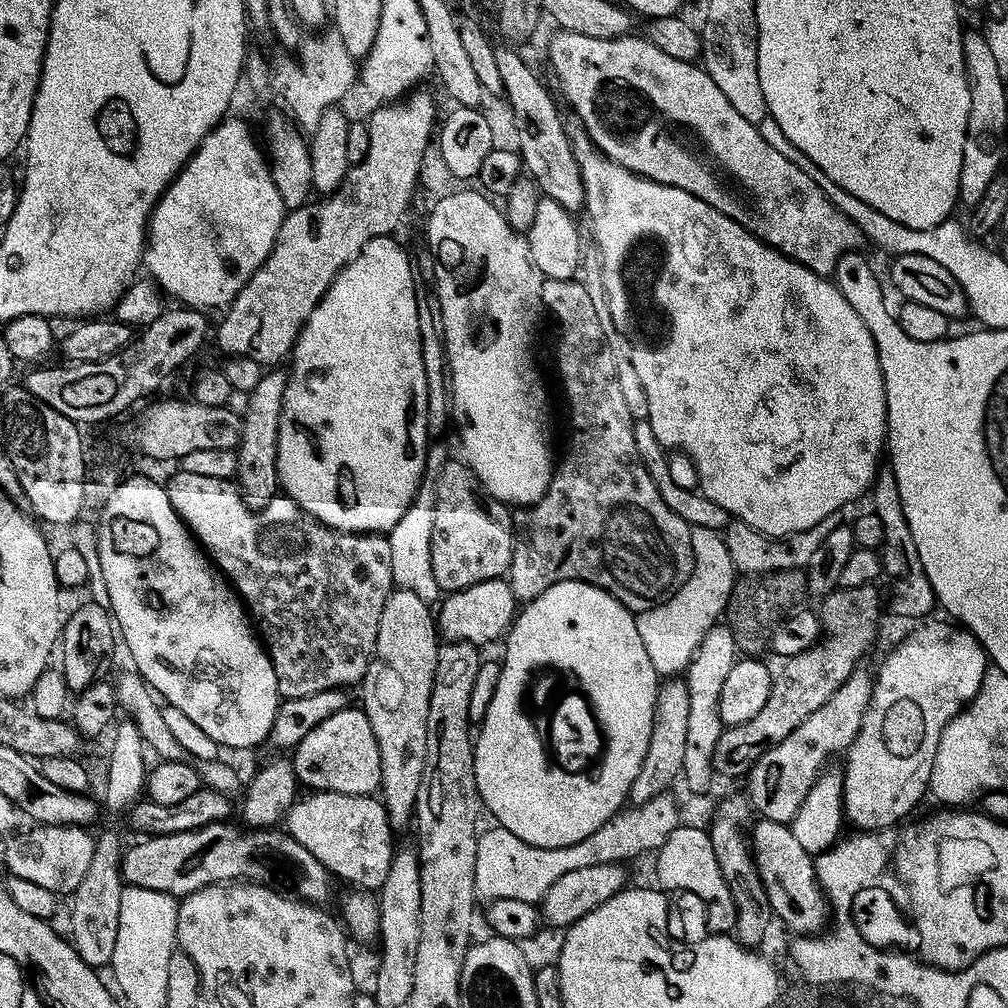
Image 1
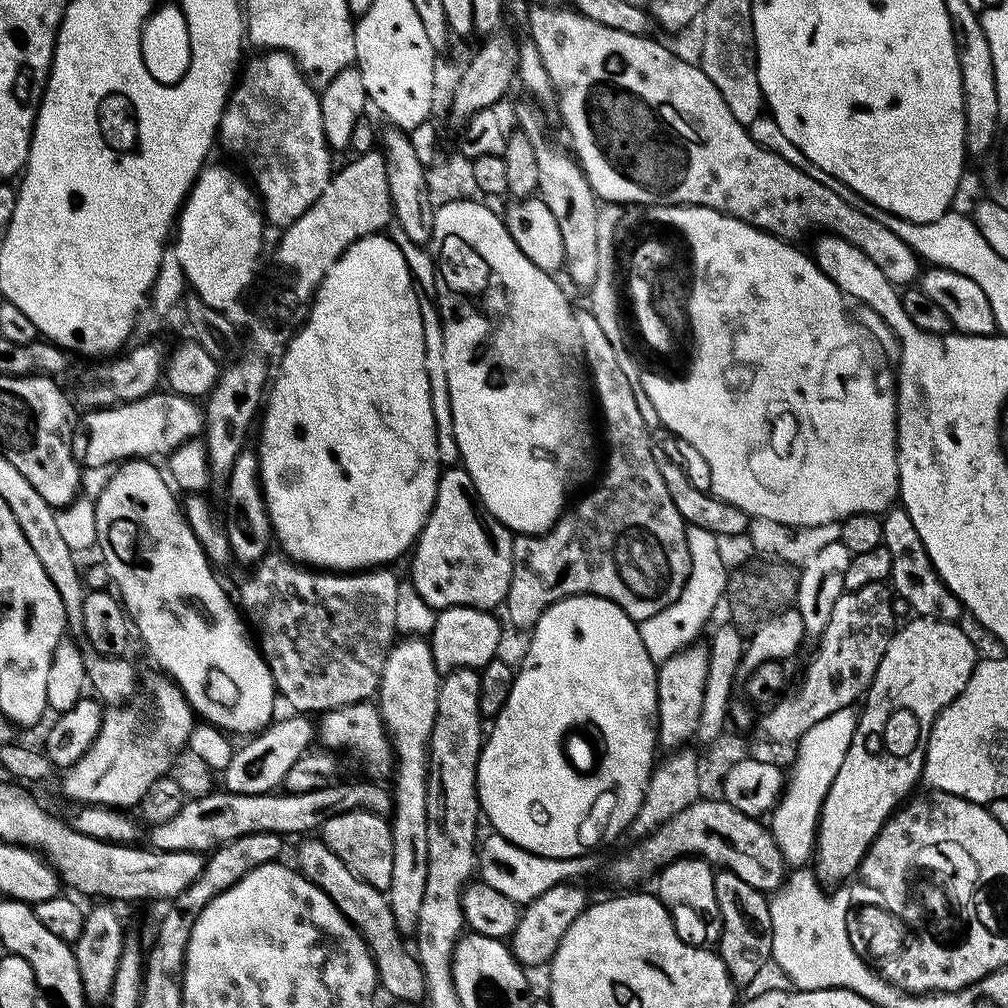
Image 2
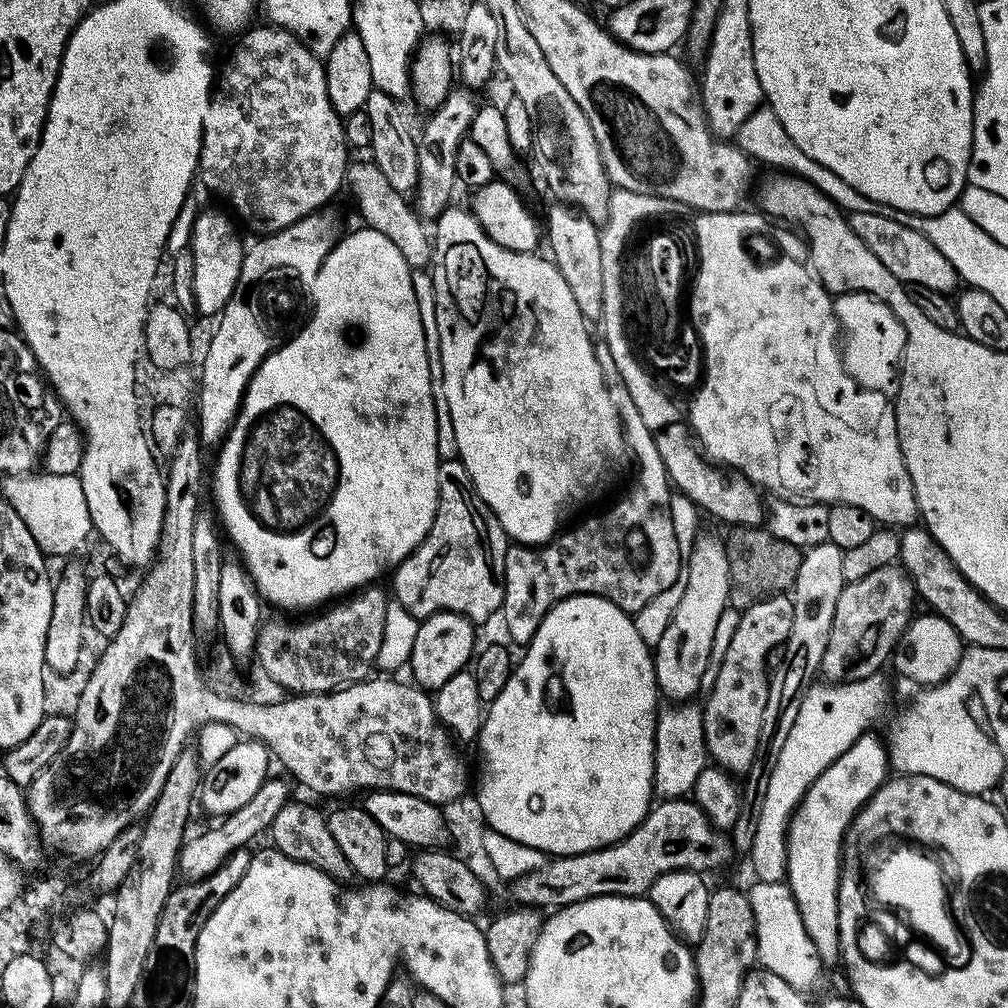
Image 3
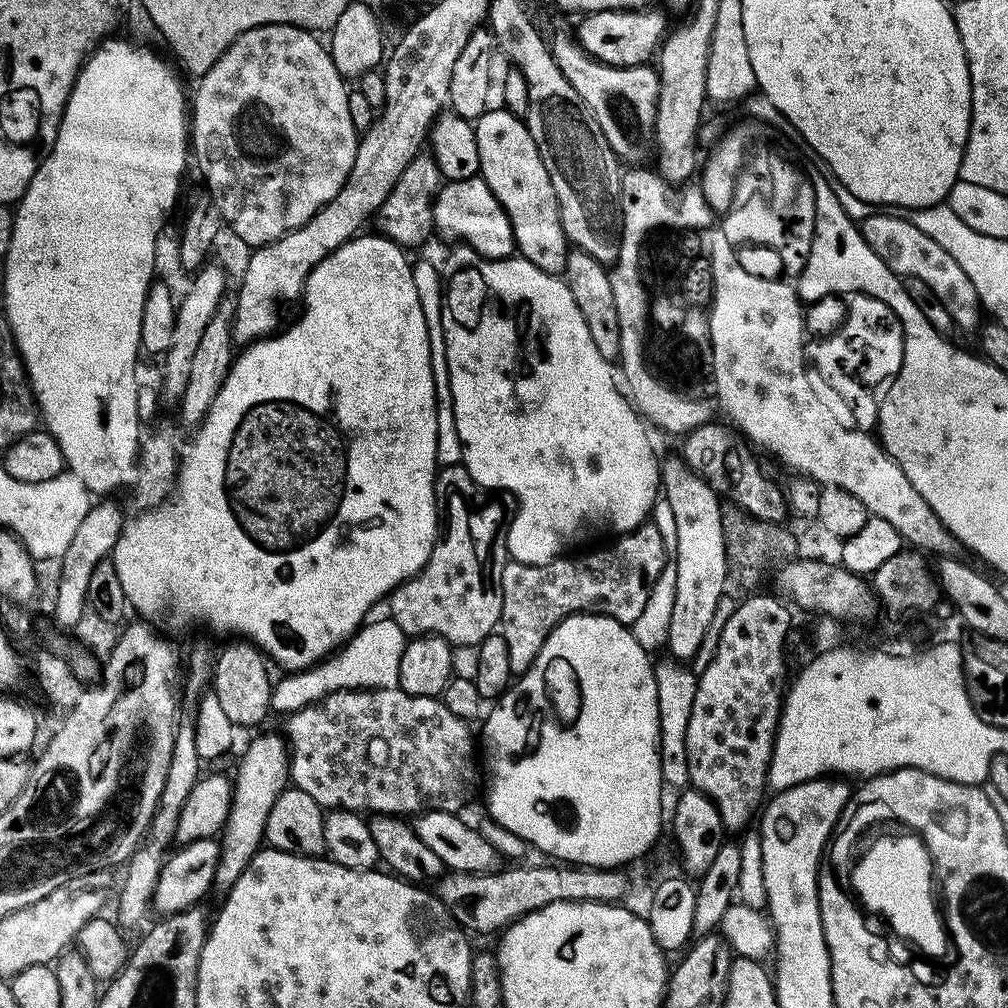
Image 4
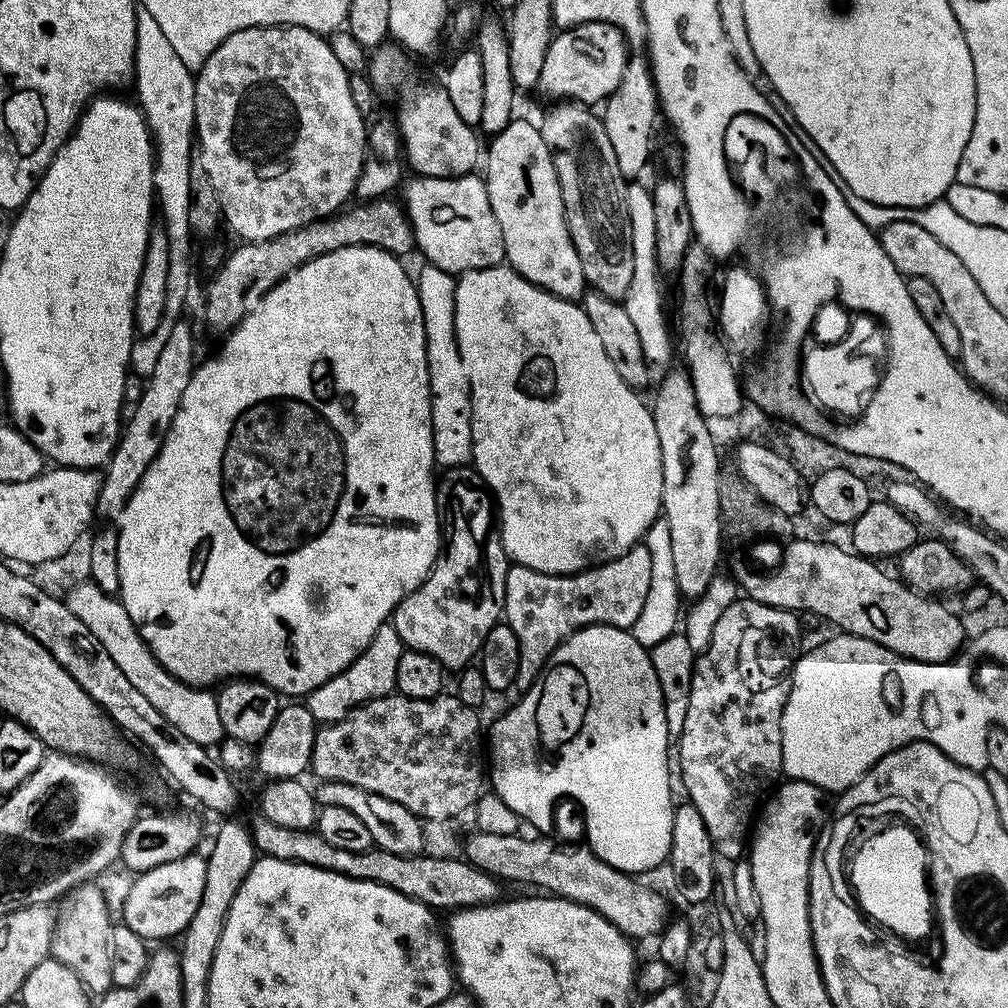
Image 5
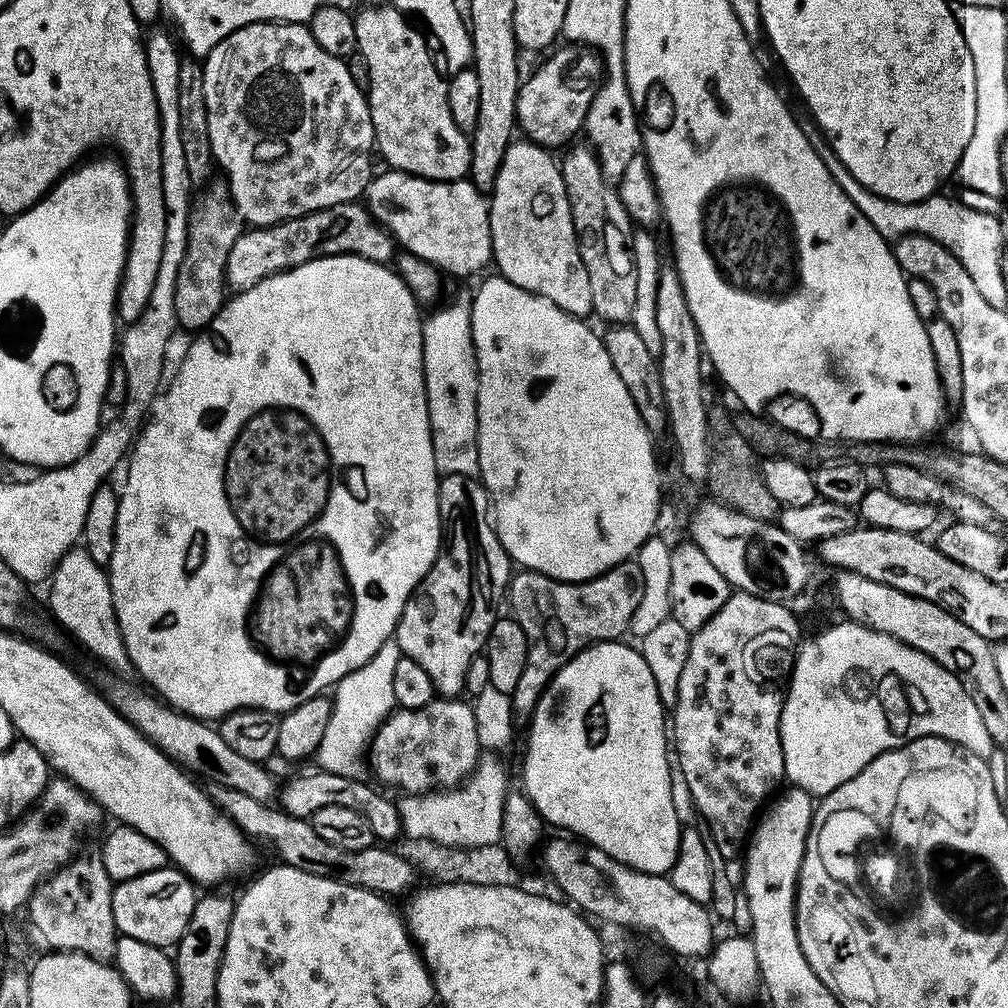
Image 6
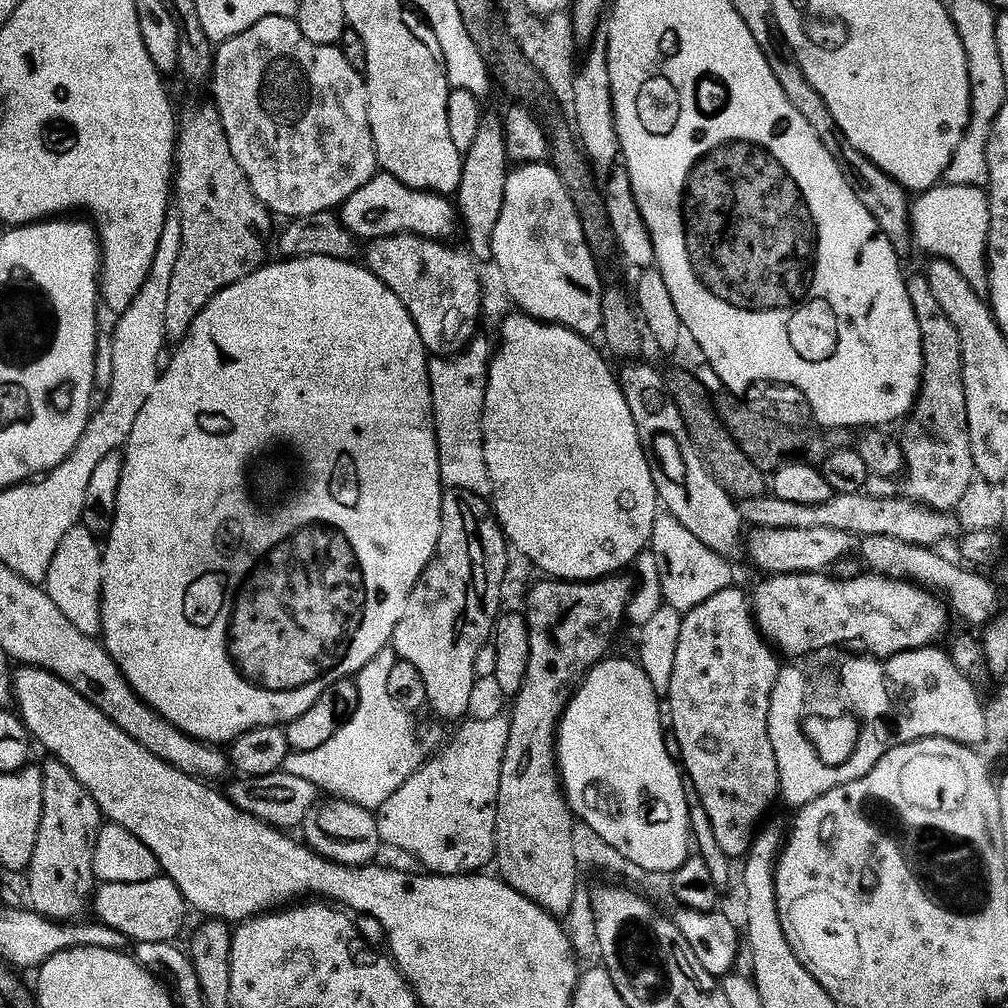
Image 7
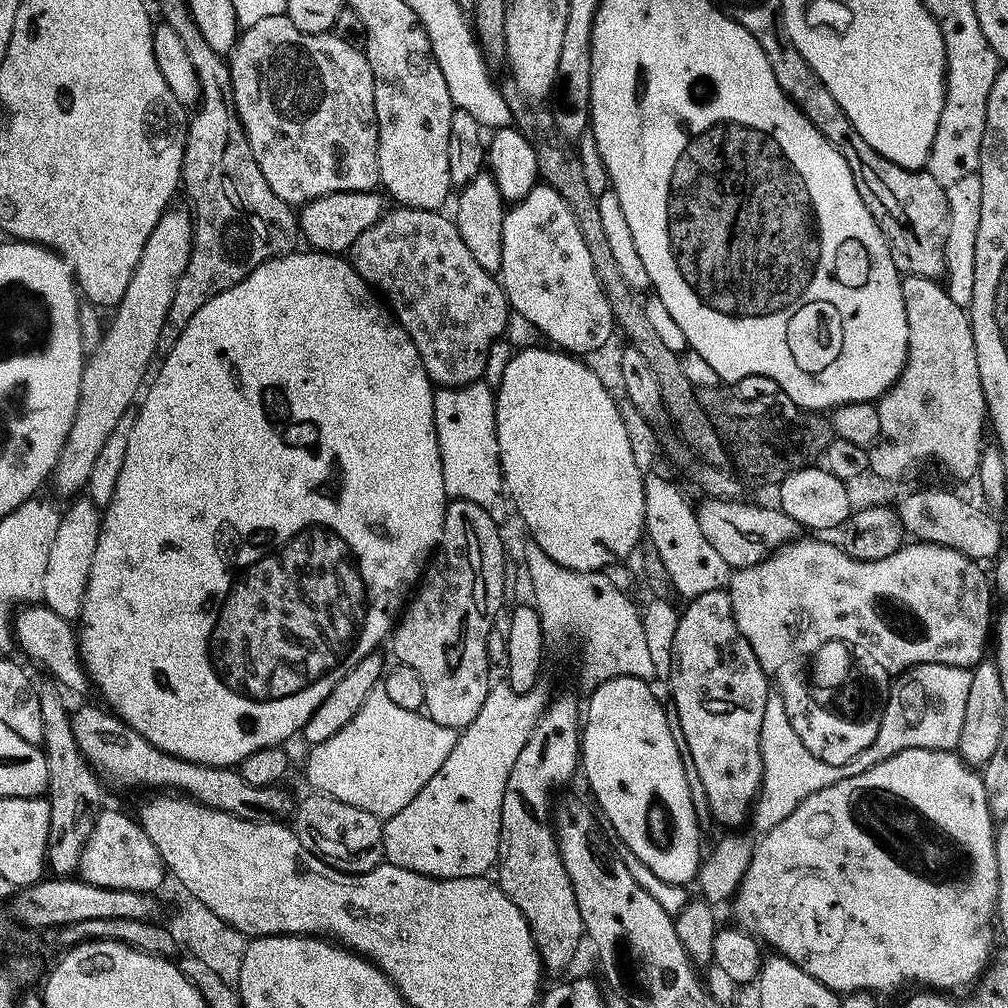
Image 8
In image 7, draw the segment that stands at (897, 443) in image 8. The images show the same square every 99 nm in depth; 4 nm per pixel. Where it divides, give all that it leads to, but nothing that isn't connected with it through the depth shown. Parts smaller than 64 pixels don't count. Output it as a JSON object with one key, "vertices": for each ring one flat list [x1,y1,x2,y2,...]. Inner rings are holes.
{"vertices":[[922,274,909,275,906,280,908,297,914,306,914,314,918,318,918,330,922,342,922,358,924,369,920,375,920,390,916,394,916,402,912,406,910,415,903,421,904,433,899,433,900,449,904,452,903,475,908,475,908,485,900,489,900,480,891,476,869,475,863,491,874,498,890,498,899,496,901,492,909,500,920,501,931,508,941,510,955,509,962,494,970,486,976,476,974,458,970,458,970,438,966,426,966,394,962,386,962,362,960,361,960,343,958,330,950,326,948,319,942,314,938,306,938,298,934,298,934,290,930,290,930,282]]}

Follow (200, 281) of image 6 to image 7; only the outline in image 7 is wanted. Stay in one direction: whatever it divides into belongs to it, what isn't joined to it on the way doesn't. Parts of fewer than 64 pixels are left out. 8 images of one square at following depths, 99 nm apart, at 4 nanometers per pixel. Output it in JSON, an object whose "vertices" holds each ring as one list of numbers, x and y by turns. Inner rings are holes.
{"vertices":[[215,103,200,104,178,120,178,141,174,157,174,208,180,214,182,226,182,246,178,250,178,259,174,261,174,274,170,274,170,290,166,293,164,311,164,334,169,341,178,342,187,334,190,322,226,286,238,282,247,272,265,263,264,239,272,228,273,217,268,207,250,190,242,166,234,162,230,154,230,142,222,130,220,115]]}

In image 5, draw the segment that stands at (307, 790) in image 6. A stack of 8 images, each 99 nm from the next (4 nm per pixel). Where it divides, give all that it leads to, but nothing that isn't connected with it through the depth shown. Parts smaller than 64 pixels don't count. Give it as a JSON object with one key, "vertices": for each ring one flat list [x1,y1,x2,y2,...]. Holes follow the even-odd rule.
{"vertices":[[320,780,317,785,314,788,317,805,320,808,342,806,342,810,350,810,350,814,355,814,365,824,366,830,370,830,370,838,375,847,390,850,390,854,402,854,403,856,419,856,423,853,423,842,426,839,423,828,425,825,421,817,406,810,406,806,390,798,382,798,382,794,362,790,362,786,350,786,350,782]]}

